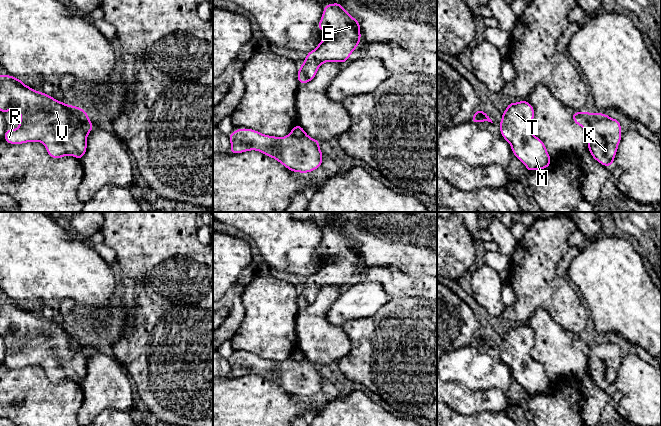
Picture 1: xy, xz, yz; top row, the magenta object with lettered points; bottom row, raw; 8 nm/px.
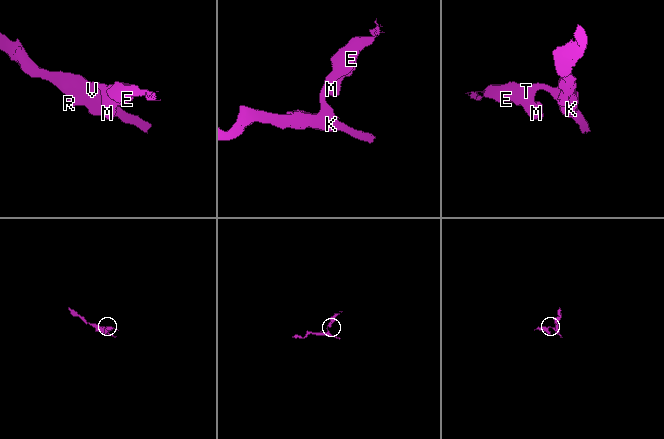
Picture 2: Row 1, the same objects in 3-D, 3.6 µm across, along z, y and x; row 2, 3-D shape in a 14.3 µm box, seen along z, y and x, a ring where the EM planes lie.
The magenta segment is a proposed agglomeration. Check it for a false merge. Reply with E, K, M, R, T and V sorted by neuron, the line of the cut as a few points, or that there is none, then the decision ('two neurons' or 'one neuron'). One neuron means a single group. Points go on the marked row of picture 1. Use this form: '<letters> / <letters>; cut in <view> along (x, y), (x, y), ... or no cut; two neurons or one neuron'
E M T / K R V; cut in xy along (71, 106), (70, 120), (75, 125), (82, 125), (89, 131); two neurons

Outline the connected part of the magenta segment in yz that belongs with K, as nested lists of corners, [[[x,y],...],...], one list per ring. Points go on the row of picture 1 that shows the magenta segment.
[[[592,113],[587,135],[591,156],[603,166],[611,167],[622,138],[620,121],[604,113]]]

